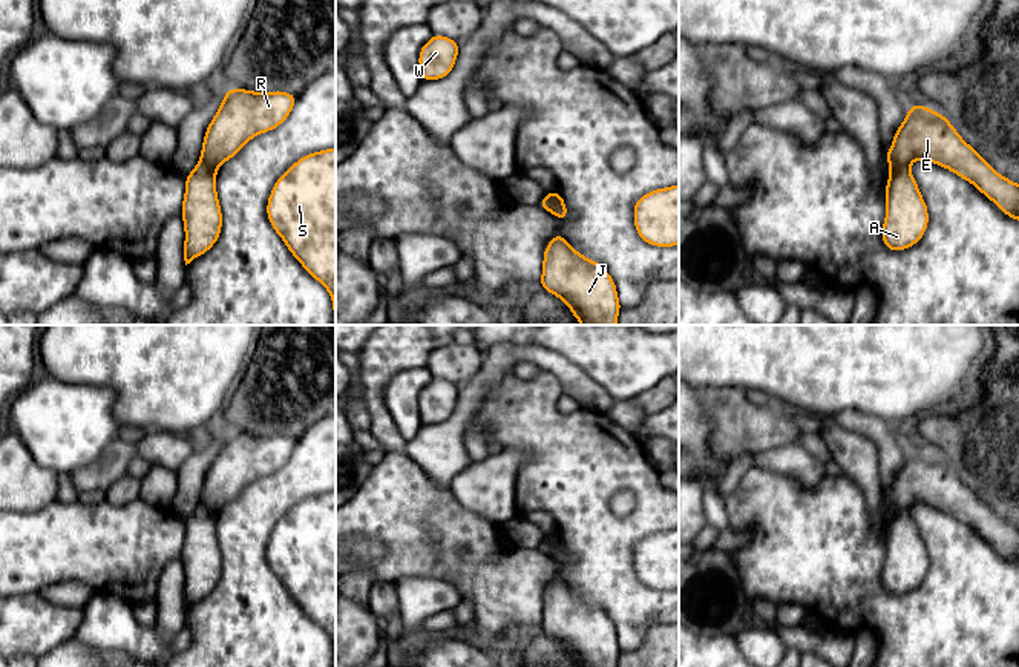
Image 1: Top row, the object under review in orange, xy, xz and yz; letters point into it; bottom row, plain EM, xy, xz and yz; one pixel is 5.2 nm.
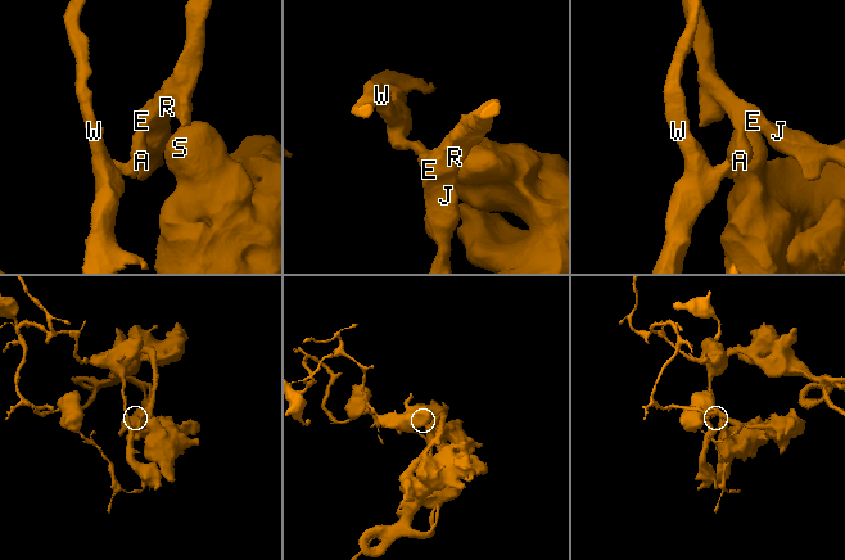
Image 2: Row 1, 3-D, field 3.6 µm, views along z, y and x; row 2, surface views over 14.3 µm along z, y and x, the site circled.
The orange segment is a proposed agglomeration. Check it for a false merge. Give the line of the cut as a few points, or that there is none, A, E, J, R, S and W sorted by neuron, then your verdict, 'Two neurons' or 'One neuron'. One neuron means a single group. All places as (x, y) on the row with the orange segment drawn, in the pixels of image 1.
Split along yz (907, 164), (894, 164), (891, 167). Groups: A W / E J R S. Two neurons

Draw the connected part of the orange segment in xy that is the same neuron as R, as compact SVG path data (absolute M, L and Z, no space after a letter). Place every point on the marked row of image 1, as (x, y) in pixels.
M225 89L224 101L205 130L201 161L218 170L247 141L279 127L296 101L296 95L283 90Z

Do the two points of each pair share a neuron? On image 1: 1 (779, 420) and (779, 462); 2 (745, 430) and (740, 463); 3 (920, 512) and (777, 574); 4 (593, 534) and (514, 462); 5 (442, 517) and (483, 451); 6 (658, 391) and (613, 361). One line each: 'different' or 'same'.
1: different
2: different
3: same
4: different
5: different
6: different

